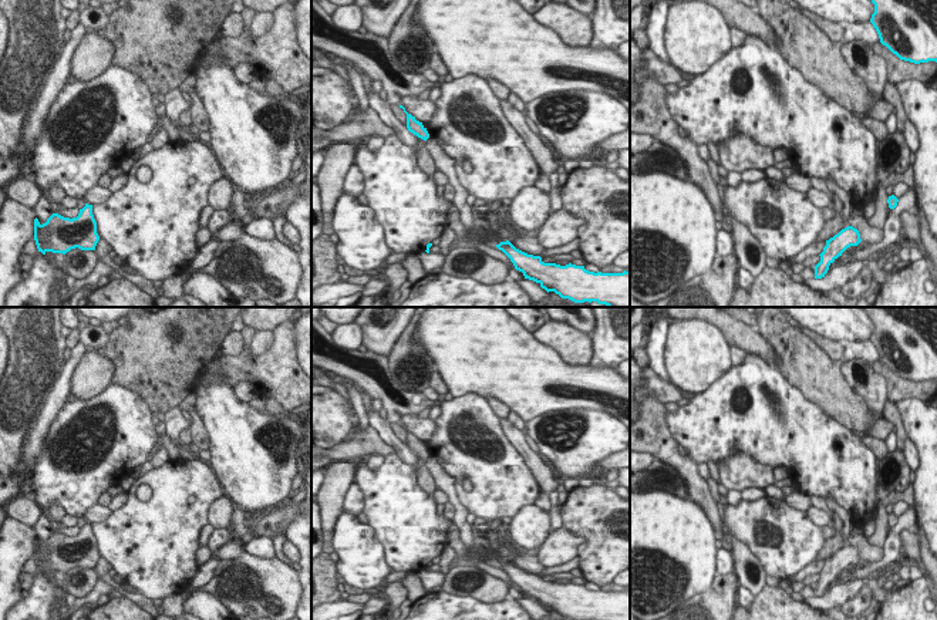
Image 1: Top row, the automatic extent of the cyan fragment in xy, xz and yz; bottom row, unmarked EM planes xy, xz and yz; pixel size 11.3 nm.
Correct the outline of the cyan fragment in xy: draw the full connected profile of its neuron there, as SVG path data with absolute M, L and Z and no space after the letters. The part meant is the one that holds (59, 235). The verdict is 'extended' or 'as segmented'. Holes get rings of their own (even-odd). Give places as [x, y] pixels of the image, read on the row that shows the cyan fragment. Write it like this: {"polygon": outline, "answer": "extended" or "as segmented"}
{"polygon": "M85 203L77 218L64 218L53 213L45 223L34 219L34 240L38 252L65 255L71 249L95 250L100 240L92 205Z", "answer": "as segmented"}

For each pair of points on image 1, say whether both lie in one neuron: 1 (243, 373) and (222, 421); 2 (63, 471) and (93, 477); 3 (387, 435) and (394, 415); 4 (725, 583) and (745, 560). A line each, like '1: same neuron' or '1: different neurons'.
1: different neurons
2: same neuron
3: different neurons
4: different neurons

